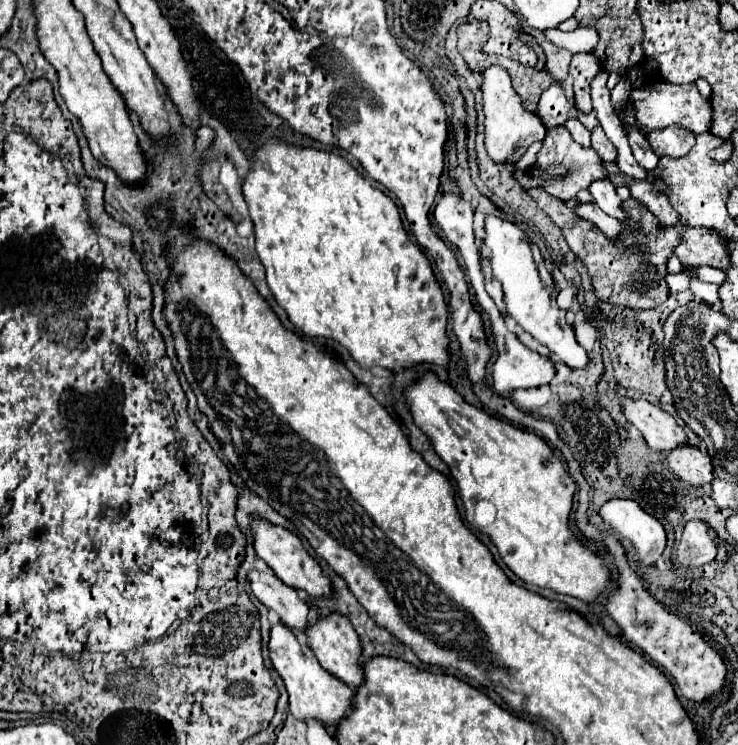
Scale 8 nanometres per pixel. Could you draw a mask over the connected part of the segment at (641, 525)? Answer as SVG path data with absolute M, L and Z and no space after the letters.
M630 498L610 500L600 508L600 516L620 538L628 540L640 552L644 564L654 564L662 556L666 546L664 526L646 514L638 502Z

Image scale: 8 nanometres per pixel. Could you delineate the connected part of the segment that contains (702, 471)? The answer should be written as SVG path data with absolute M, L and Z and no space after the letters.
M678 446L668 454L668 464L680 480L694 488L714 480L710 456L696 446Z

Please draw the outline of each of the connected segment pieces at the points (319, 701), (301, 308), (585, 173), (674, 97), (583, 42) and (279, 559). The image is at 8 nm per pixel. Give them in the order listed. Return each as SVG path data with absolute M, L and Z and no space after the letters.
M274 624L270 632L270 658L274 668L280 672L286 690L290 694L290 714L296 720L316 720L324 726L338 726L342 718L350 714L350 706L354 700L354 690L344 686L338 678L332 678L320 664L318 658L312 654L308 646L298 642L298 636L292 634L284 624Z
M268 140L264 148L258 148L252 158L252 168L250 174L242 186L244 190L244 200L248 204L250 218L254 222L254 234L256 234L256 252L266 268L266 280L268 286L276 298L276 302L286 310L290 322L302 330L304 336L320 336L320 338L330 338L344 346L352 360L360 366L370 370L372 366L380 366L388 372L398 372L406 370L416 364L436 364L436 366L448 366L450 356L448 356L448 334L446 334L446 324L448 324L448 308L444 300L444 290L434 276L434 270L430 266L430 260L420 252L418 244L410 242L404 226L400 212L396 204L378 188L372 188L370 182L360 176L344 158L316 150L316 148L298 148L290 144L282 144L278 140Z
M556 126L556 128L548 128L546 132L546 138L542 142L542 150L538 152L538 158L536 158L536 166L540 168L546 168L546 166L552 166L552 164L562 164L568 168L568 176L566 178L560 178L560 180L550 180L544 188L548 194L552 194L554 198L560 198L560 200L572 200L576 198L576 194L580 190L586 190L594 180L604 180L608 176L608 172L604 174L604 164L600 160L600 156L592 150L592 148L584 148L580 144L576 144L572 140L572 136L566 132L564 126Z
M652 84L632 92L626 108L626 120L630 126L636 126L642 132L658 130L672 124L682 124L686 130L692 130L694 134L702 134L710 130L712 106L708 98L700 96L696 84L682 84L680 90L676 84Z
M582 26L582 28L572 30L572 32L562 32L558 28L552 28L544 34L548 36L548 40L552 44L556 44L556 46L560 46L572 54L588 52L598 44L598 32L594 28L588 28L588 26Z
M256 520L254 528L252 528L252 536L254 536L254 550L256 550L258 558L262 558L286 586L304 590L308 596L314 596L314 598L330 598L332 596L330 578L324 576L320 564L306 552L306 548L302 546L302 542L296 534L292 534L286 528L272 526L270 522Z

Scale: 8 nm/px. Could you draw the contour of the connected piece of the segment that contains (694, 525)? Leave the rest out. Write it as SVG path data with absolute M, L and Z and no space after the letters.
M690 520L684 526L676 556L682 566L696 568L712 562L716 558L716 536L712 534L710 524L704 520Z

